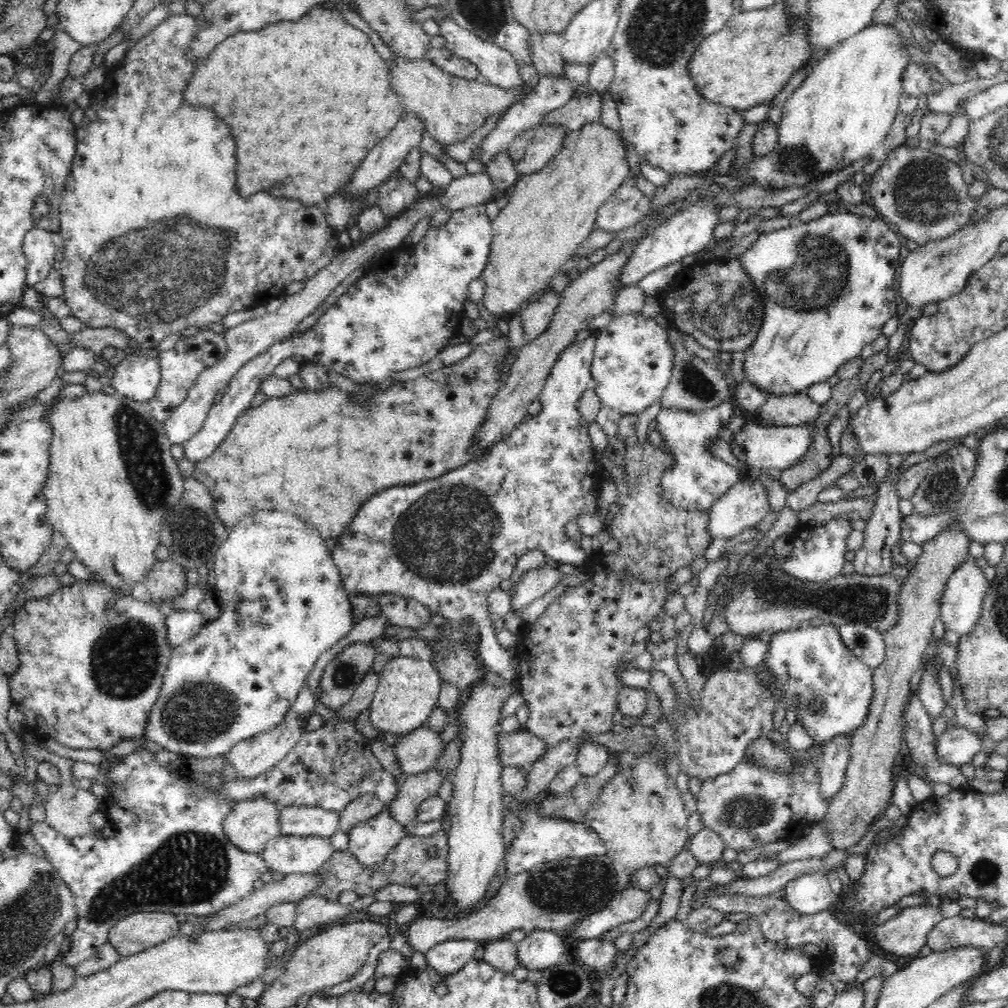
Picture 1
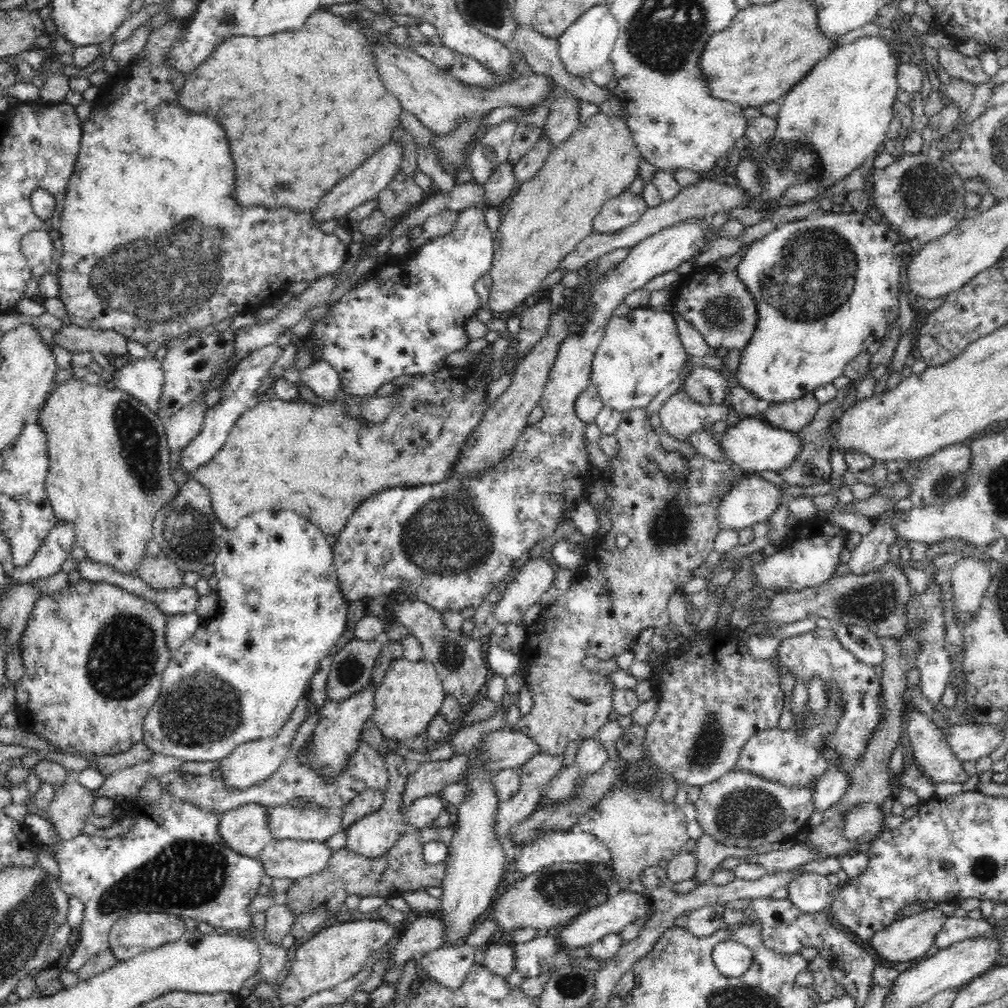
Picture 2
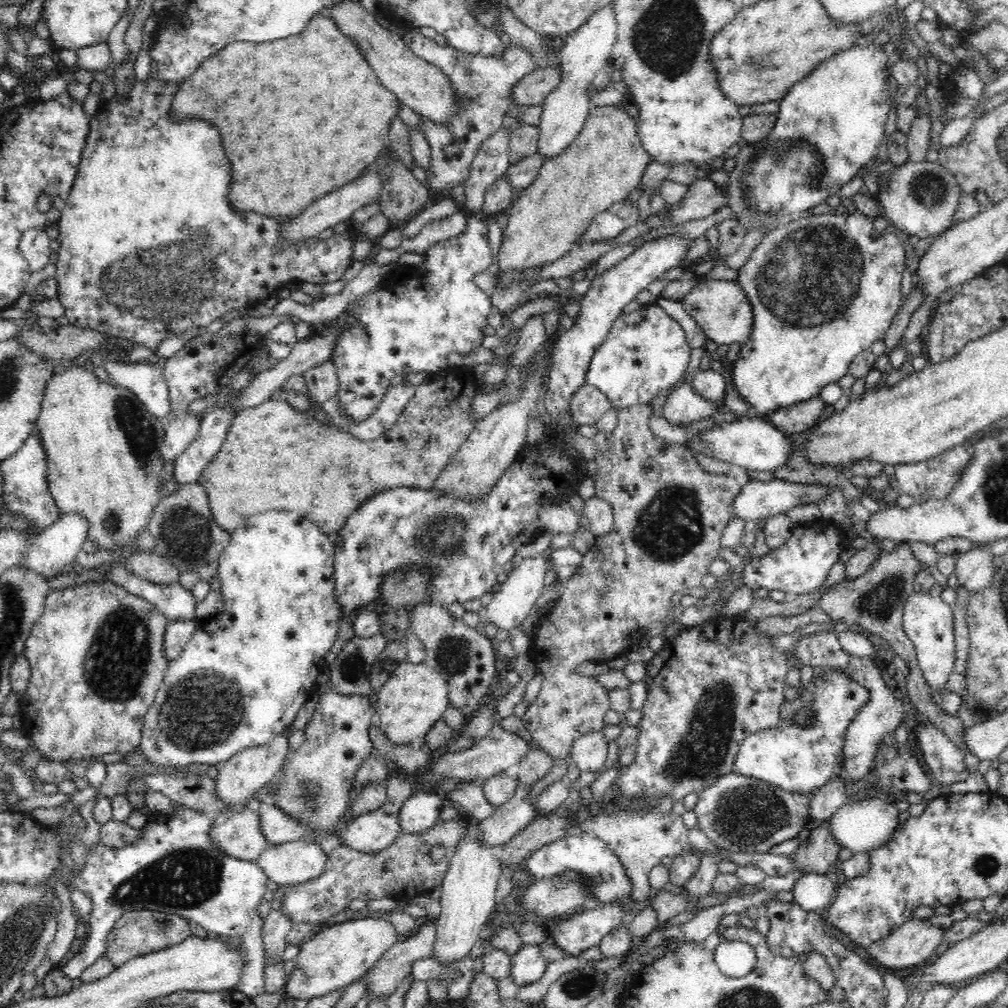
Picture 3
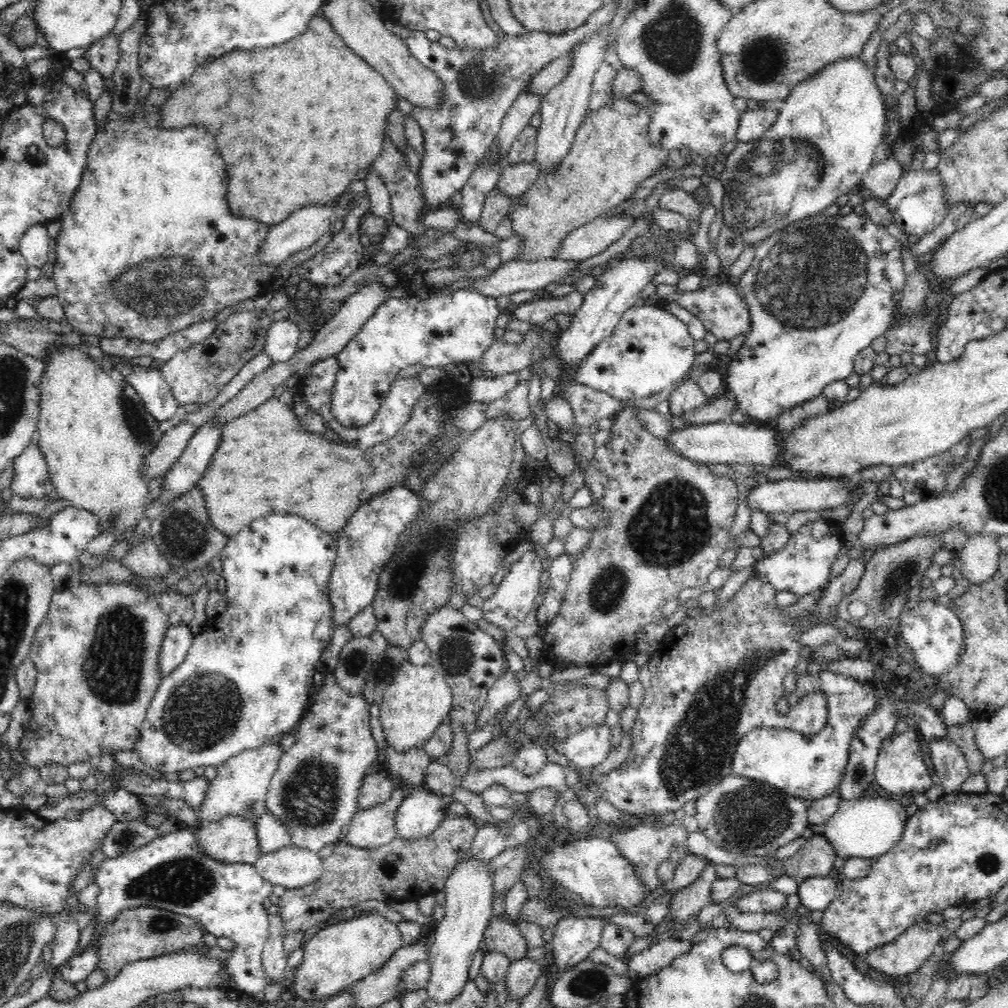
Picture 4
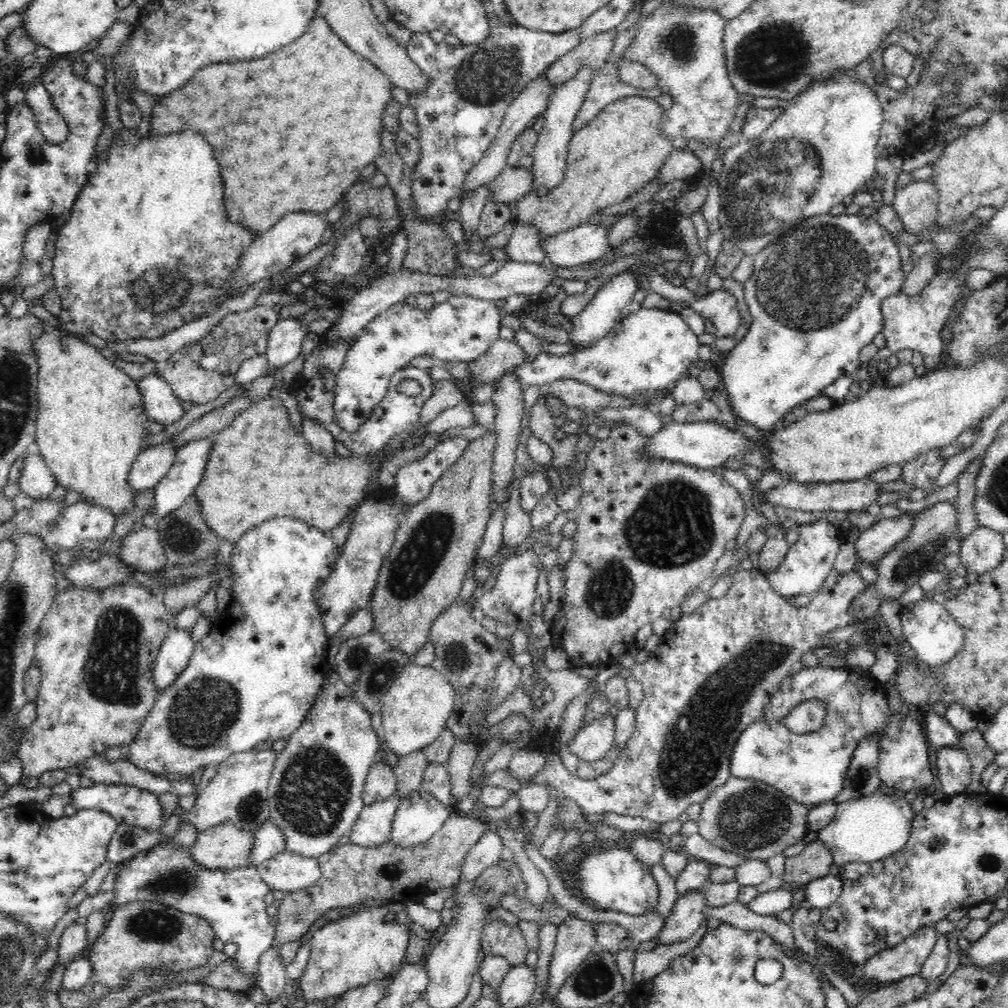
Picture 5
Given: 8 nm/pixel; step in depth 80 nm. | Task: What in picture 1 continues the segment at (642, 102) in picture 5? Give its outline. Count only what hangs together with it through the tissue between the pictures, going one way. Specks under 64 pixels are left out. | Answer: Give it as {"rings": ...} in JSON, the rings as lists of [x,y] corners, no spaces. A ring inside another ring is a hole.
{"rings":[[[601,121],[590,122],[590,124],[582,126],[580,130],[572,132],[568,131],[566,138],[564,138],[564,142],[562,142],[562,148],[560,148],[558,154],[556,154],[545,167],[542,167],[536,172],[531,172],[530,174],[520,174],[516,184],[514,184],[513,188],[510,190],[508,204],[500,210],[496,219],[491,222],[493,229],[493,242],[490,248],[488,264],[486,264],[484,272],[482,272],[482,280],[484,280],[484,284],[486,285],[482,301],[486,310],[494,317],[507,312],[514,312],[514,310],[518,310],[518,307],[522,306],[522,304],[524,304],[524,302],[526,302],[534,293],[540,294],[542,290],[551,287],[552,279],[556,277],[560,268],[562,268],[562,266],[564,266],[566,262],[572,258],[572,256],[577,254],[579,247],[595,230],[595,219],[597,218],[597,211],[600,209],[600,206],[602,206],[602,204],[604,204],[615,193],[615,190],[618,190],[618,187],[622,183],[627,182],[630,176],[632,176],[632,173],[630,172],[630,166],[626,161],[626,151],[624,149],[624,145],[622,145],[621,137],[618,137],[616,133],[602,125]]]}

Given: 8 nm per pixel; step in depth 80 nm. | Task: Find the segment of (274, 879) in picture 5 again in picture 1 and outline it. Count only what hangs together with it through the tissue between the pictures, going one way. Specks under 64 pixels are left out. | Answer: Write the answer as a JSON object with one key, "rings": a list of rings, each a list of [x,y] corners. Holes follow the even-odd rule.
{"rings":[[[279,834],[262,853],[269,870],[285,875],[316,873],[335,851],[328,838]]]}

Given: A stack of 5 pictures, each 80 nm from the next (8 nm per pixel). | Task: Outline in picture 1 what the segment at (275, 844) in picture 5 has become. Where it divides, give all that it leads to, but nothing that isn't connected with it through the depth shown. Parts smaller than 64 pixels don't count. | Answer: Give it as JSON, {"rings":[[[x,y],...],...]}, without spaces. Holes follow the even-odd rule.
{"rings":[[[284,806],[278,810],[280,835],[330,839],[339,830],[339,812],[319,806]]]}

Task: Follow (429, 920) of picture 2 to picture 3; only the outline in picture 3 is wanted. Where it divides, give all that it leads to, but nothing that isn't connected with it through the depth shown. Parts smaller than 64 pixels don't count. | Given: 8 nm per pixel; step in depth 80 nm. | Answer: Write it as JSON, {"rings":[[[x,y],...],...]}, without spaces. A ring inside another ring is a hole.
{"rings":[[[419,921],[418,926],[409,934],[408,938],[393,944],[363,978],[369,984],[368,1000],[380,997],[388,998],[393,992],[396,992],[398,985],[411,974],[413,962],[433,956],[434,942],[436,942],[436,924],[430,921]]]}

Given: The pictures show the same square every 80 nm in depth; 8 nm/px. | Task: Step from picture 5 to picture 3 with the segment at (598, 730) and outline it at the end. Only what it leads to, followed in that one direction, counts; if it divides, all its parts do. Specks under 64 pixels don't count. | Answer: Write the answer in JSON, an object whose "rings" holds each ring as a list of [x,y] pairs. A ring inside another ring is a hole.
{"rings":[[[602,731],[580,736],[571,747],[569,762],[579,768],[580,773],[597,772],[605,769],[608,741]]]}

